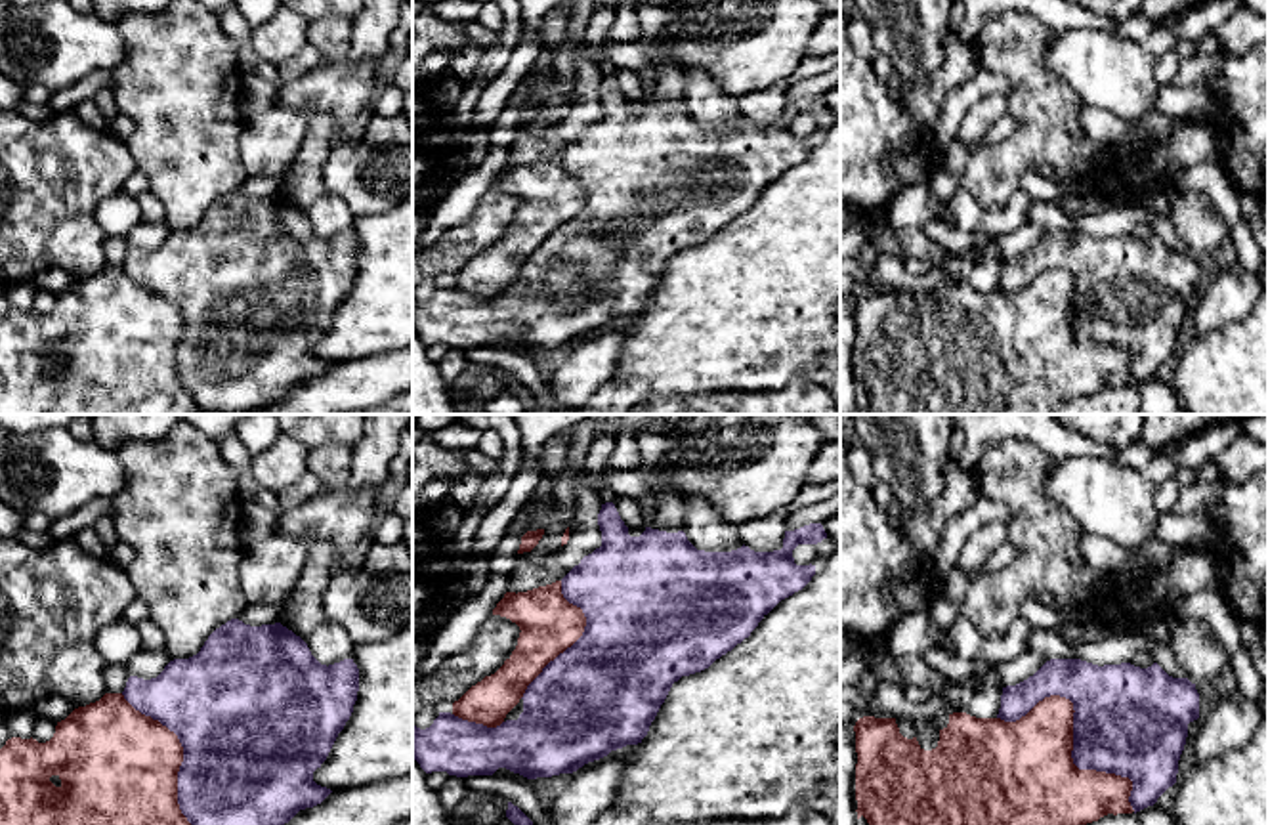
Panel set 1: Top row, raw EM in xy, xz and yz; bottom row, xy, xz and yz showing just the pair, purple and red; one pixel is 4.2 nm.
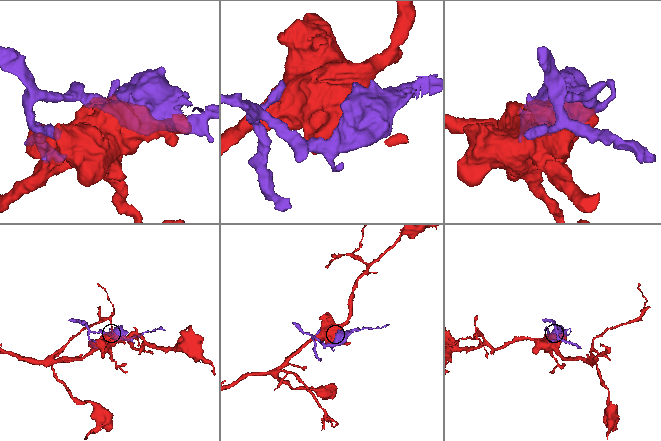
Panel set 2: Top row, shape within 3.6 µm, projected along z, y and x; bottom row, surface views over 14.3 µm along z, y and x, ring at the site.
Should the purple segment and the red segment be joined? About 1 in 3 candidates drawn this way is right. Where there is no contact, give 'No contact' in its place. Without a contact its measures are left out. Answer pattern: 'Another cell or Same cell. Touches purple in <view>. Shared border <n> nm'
Another cell. Touches purple in yz. Shared border 700 nm

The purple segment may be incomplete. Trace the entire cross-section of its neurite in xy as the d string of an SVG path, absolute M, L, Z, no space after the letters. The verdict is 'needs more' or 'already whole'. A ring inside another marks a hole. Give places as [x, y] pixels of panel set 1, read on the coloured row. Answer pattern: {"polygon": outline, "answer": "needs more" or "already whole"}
{"polygon": "M231 619L208 636L197 655L170 661L157 678L130 676L122 695L136 710L178 735L183 747L178 804L191 825L285 825L332 793L313 781L313 772L349 720L357 691L359 668L353 659L327 666L281 623L250 626Z", "answer": "already whole"}

